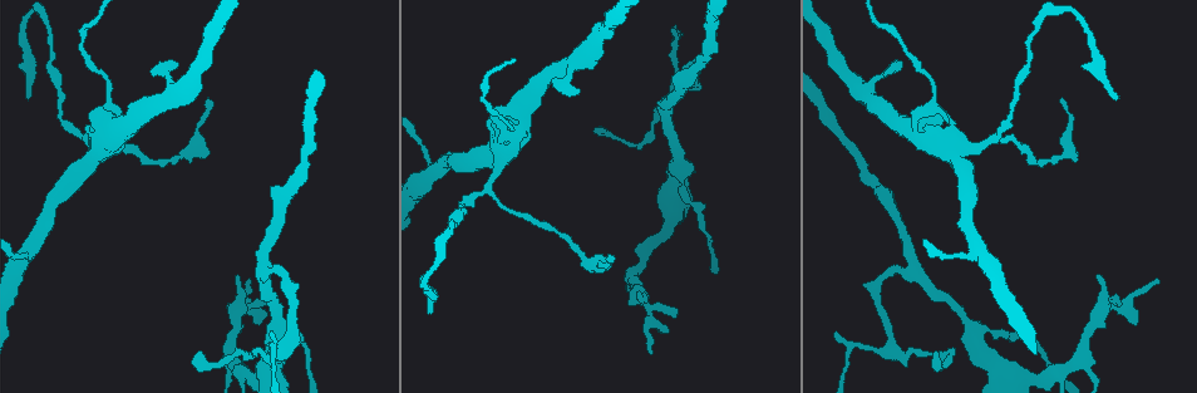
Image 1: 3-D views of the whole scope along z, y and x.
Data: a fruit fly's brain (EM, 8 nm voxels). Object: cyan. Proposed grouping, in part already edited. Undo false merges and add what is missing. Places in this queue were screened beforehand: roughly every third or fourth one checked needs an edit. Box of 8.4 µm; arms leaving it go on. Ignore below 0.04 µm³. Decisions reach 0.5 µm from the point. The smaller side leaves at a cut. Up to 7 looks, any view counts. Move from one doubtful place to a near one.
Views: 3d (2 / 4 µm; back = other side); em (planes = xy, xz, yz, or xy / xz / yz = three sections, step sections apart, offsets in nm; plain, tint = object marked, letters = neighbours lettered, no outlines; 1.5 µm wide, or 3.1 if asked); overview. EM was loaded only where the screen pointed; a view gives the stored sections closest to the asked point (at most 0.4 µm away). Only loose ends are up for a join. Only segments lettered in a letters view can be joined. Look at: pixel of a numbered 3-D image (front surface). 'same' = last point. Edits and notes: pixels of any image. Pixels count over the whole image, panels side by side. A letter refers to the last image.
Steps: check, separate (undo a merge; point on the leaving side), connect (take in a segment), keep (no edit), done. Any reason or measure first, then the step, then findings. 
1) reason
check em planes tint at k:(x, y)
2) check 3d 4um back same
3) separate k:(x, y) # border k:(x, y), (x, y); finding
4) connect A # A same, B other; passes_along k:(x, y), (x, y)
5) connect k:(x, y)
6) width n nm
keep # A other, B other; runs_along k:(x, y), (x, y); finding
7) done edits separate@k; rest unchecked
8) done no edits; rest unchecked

check 3d 2um at 1:(200, 353)

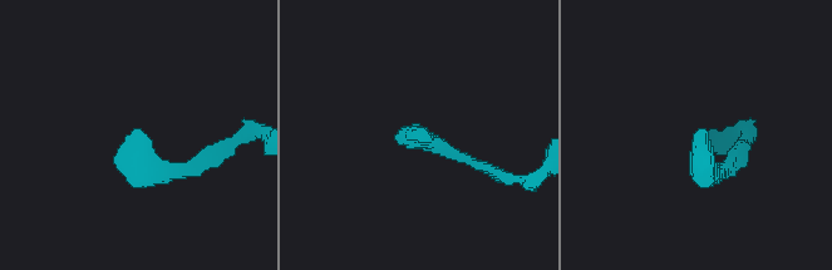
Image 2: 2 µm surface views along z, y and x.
shape alone is not enough
check em xz step 8 letters at 2:(134, 128)

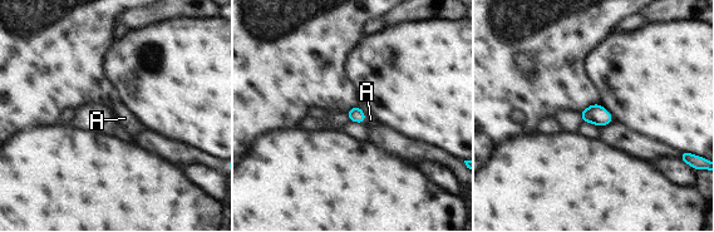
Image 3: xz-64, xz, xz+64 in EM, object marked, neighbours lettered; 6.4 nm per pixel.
cut it another way
check em planes letters same

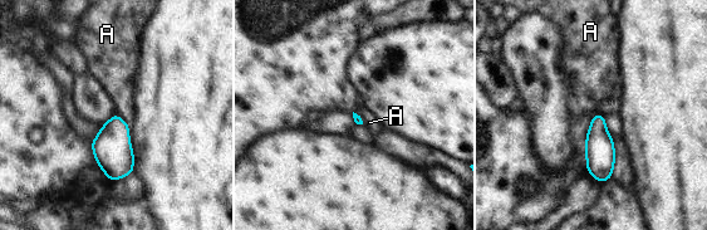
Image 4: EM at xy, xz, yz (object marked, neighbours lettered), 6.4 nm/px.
keep # A other; none of them fits

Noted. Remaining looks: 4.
thick turns thin
check em xy step 4 tint at 1:(488, 191)

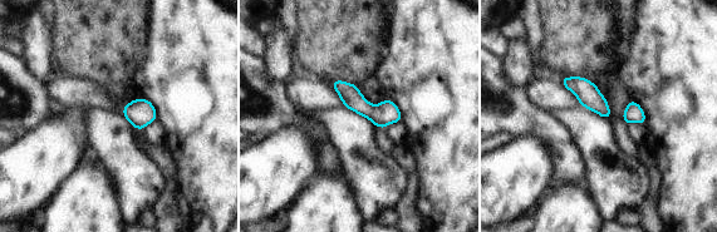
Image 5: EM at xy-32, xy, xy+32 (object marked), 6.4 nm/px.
check em xy step 4 letters same

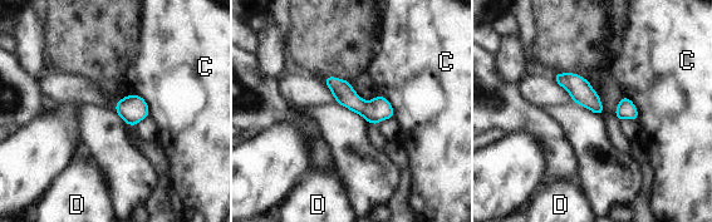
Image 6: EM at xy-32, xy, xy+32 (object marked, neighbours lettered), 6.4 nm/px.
width 120 nm
keep # C other, D other; runs_along 6:(329, 80), (358, 105), (391, 114); one neuron here

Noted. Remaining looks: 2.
thin end
check em planes tint at 1:(609, 254)

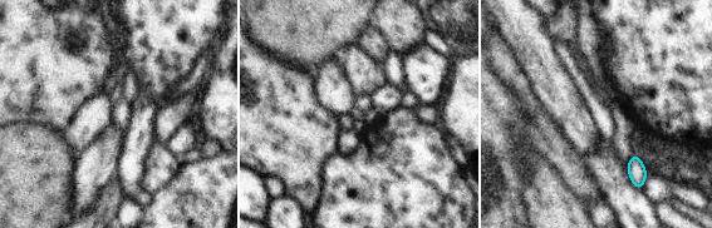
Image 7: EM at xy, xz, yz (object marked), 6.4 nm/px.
check em planes letters same

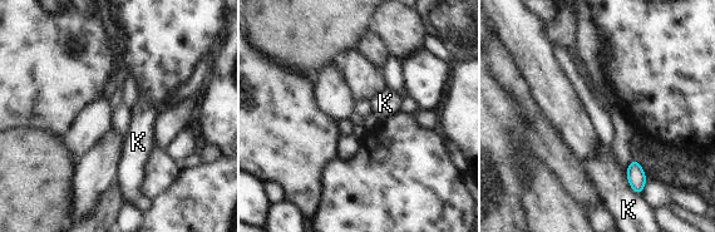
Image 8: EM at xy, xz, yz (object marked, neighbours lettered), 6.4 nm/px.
keep # K other; border 8:(625, 171), (629, 186), (637, 193); no lettered segment goes on from it

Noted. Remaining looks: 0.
done no edits; rest unchecked

